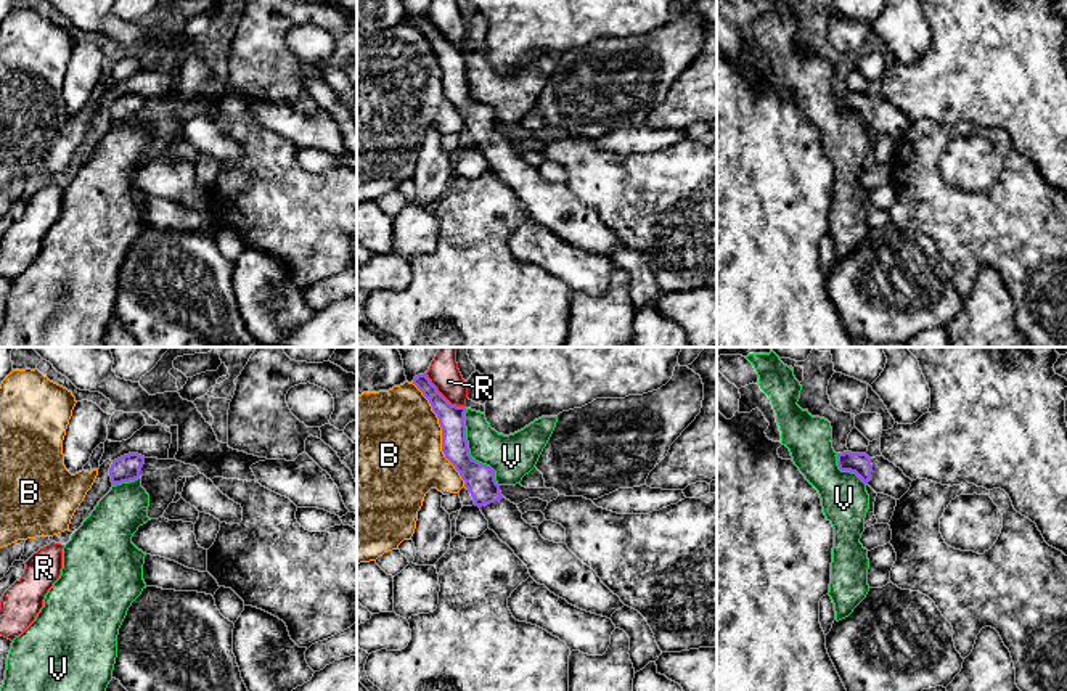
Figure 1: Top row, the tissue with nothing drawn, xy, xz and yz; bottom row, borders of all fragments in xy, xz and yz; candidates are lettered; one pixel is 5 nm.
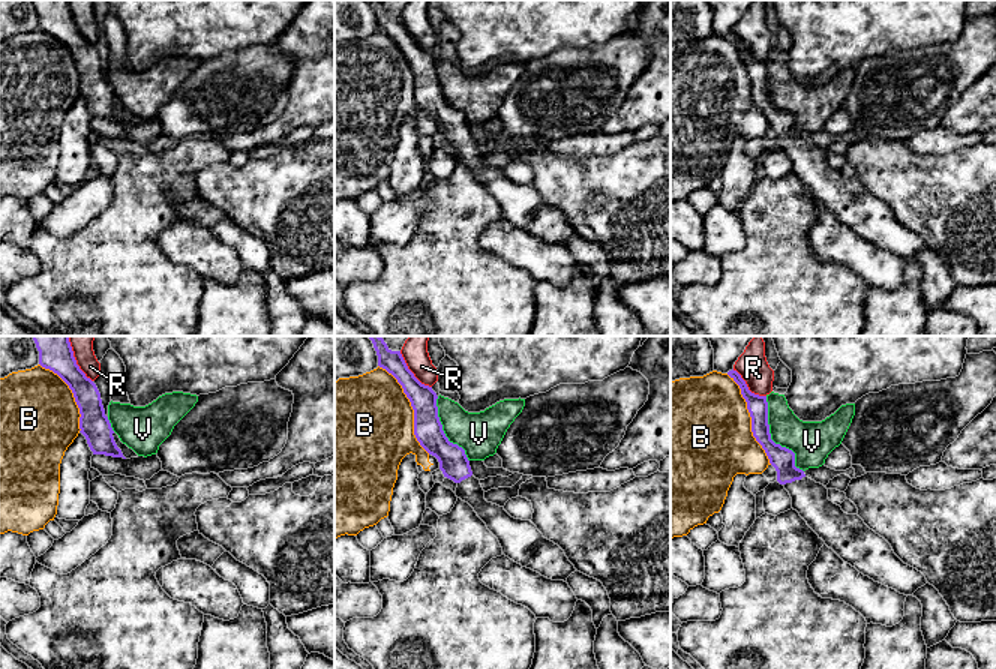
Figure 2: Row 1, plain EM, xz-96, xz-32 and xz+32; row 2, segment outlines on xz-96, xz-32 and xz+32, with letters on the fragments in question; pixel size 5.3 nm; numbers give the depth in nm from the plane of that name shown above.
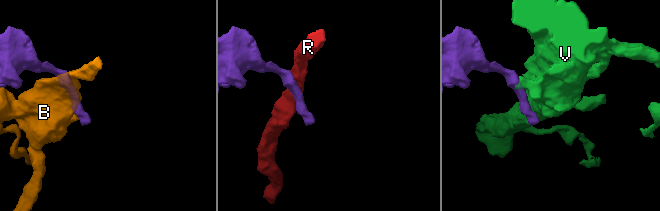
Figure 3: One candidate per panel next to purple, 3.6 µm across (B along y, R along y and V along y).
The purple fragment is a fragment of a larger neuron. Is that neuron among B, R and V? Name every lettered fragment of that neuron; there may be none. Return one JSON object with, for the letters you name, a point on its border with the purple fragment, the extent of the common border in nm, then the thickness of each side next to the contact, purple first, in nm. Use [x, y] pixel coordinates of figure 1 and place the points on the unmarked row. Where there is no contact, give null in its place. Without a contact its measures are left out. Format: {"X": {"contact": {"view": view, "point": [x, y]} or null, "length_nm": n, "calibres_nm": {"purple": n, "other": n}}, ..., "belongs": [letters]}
{"belongs": []}

